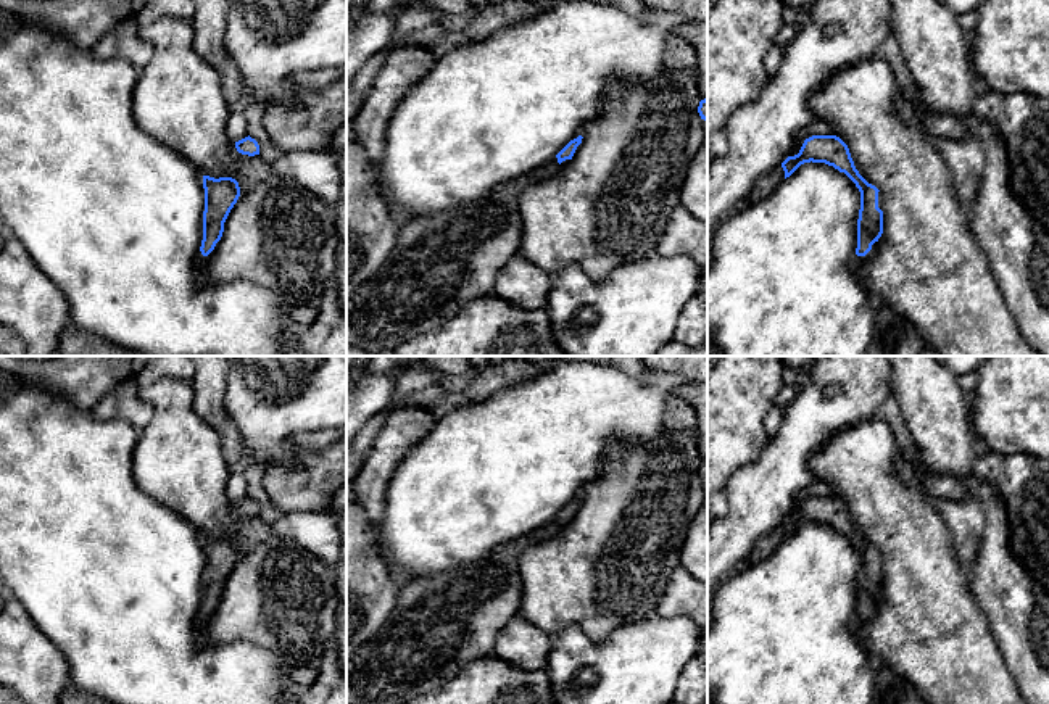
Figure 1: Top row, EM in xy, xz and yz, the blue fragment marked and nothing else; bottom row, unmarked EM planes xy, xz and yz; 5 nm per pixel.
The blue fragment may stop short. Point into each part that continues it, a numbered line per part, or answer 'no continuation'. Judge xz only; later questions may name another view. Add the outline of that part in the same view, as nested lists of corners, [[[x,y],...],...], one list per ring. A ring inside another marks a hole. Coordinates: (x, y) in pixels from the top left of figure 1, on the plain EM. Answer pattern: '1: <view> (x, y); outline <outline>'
1: xz (551, 529); outline [[[554,517],[546,525],[511,541],[511,545],[516,551],[524,551],[533,545],[538,545],[548,538],[556,536],[567,524],[569,524],[569,520],[566,520],[559,525],[558,519]]]

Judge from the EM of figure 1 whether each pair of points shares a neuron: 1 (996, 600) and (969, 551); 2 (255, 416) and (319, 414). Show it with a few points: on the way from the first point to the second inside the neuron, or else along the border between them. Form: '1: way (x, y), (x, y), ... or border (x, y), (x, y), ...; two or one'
1: border (985, 522), (980, 551), (967, 575); two
2: way (271, 414), (303, 414); one

